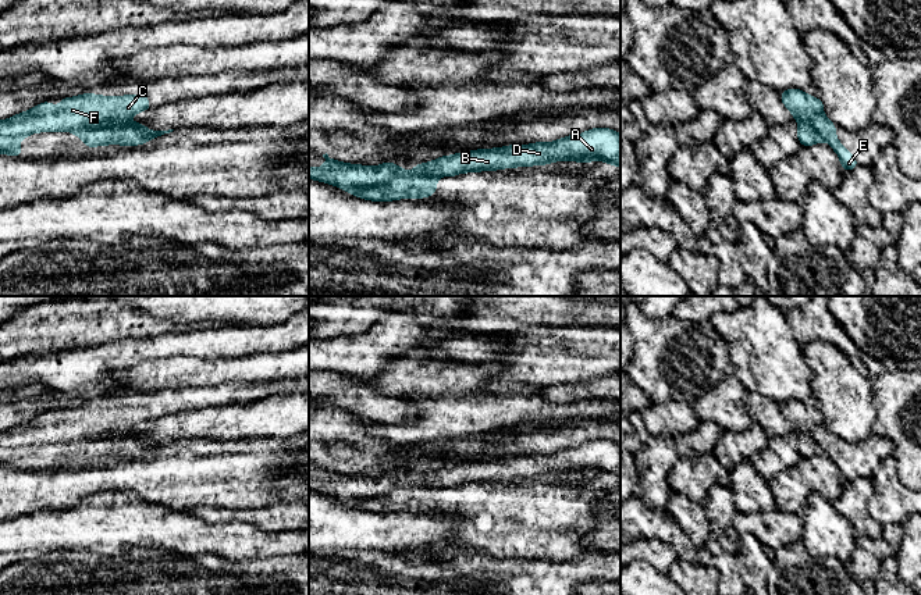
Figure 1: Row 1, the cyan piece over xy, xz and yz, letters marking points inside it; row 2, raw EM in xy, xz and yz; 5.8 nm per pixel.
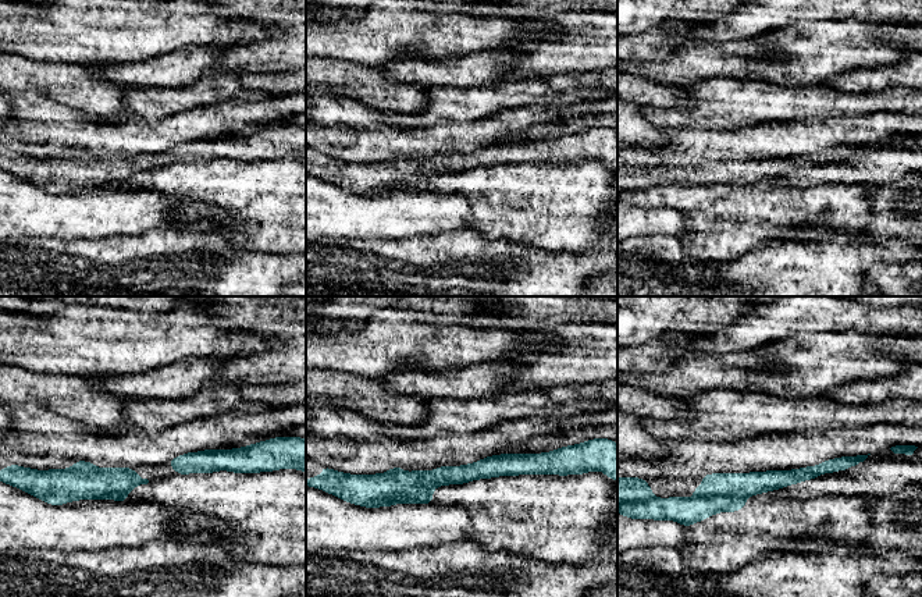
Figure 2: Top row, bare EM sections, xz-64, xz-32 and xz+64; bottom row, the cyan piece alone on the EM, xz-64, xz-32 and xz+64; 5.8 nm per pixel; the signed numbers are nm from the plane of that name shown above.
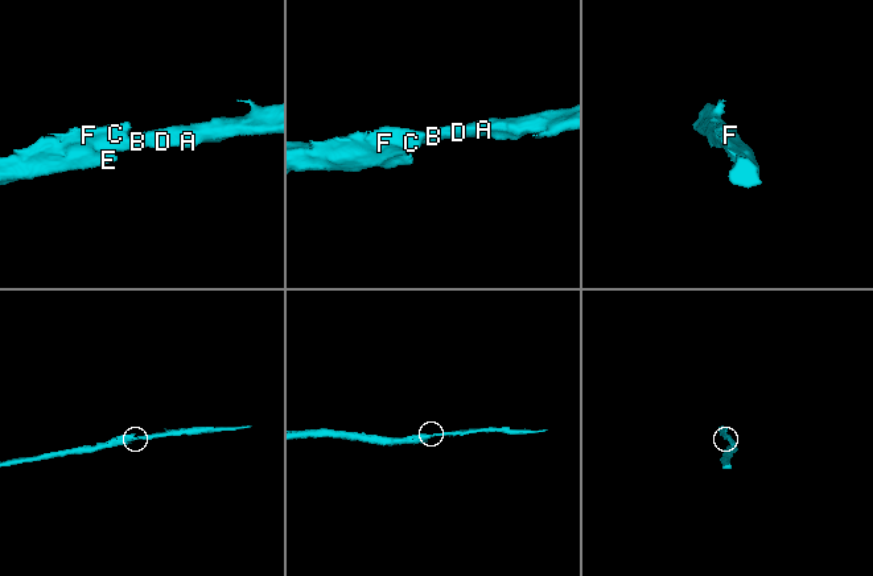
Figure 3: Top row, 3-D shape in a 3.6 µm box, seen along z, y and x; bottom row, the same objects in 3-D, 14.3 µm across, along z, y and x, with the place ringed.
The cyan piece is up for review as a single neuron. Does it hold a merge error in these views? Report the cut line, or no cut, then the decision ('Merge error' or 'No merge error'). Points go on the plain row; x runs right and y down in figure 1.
Split along xz (436, 488), (397, 487), (383, 496), (351, 503). Merge error

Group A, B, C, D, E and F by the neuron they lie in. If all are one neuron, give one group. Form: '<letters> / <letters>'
A B C D F / E

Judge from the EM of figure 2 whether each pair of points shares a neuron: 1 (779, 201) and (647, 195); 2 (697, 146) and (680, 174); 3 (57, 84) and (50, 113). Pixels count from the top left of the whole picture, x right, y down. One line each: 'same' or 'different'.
1: same
2: different
3: different

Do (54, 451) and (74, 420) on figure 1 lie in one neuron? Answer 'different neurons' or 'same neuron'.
same neuron

